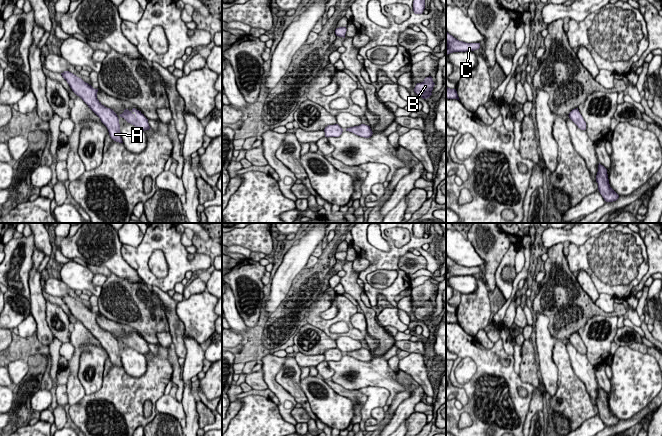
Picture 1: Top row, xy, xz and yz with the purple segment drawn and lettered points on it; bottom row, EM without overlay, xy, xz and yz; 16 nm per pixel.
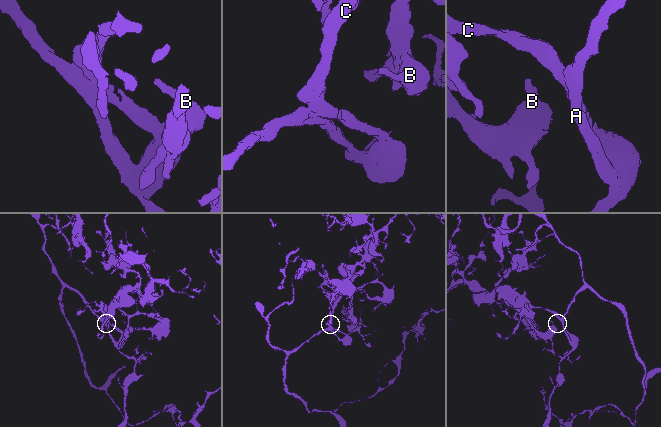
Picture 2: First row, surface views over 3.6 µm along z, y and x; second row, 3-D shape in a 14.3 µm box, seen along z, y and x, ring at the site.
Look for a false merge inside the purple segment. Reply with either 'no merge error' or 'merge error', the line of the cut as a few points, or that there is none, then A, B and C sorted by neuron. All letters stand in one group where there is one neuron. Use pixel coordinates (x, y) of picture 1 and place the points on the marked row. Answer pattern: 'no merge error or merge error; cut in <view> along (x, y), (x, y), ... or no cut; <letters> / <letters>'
no merge error; no cut; A B C

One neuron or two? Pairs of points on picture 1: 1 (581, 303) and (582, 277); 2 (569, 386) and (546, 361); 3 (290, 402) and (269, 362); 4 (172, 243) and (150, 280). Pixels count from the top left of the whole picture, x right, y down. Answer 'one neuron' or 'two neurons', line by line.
1: two neurons
2: two neurons
3: one neuron
4: one neuron

